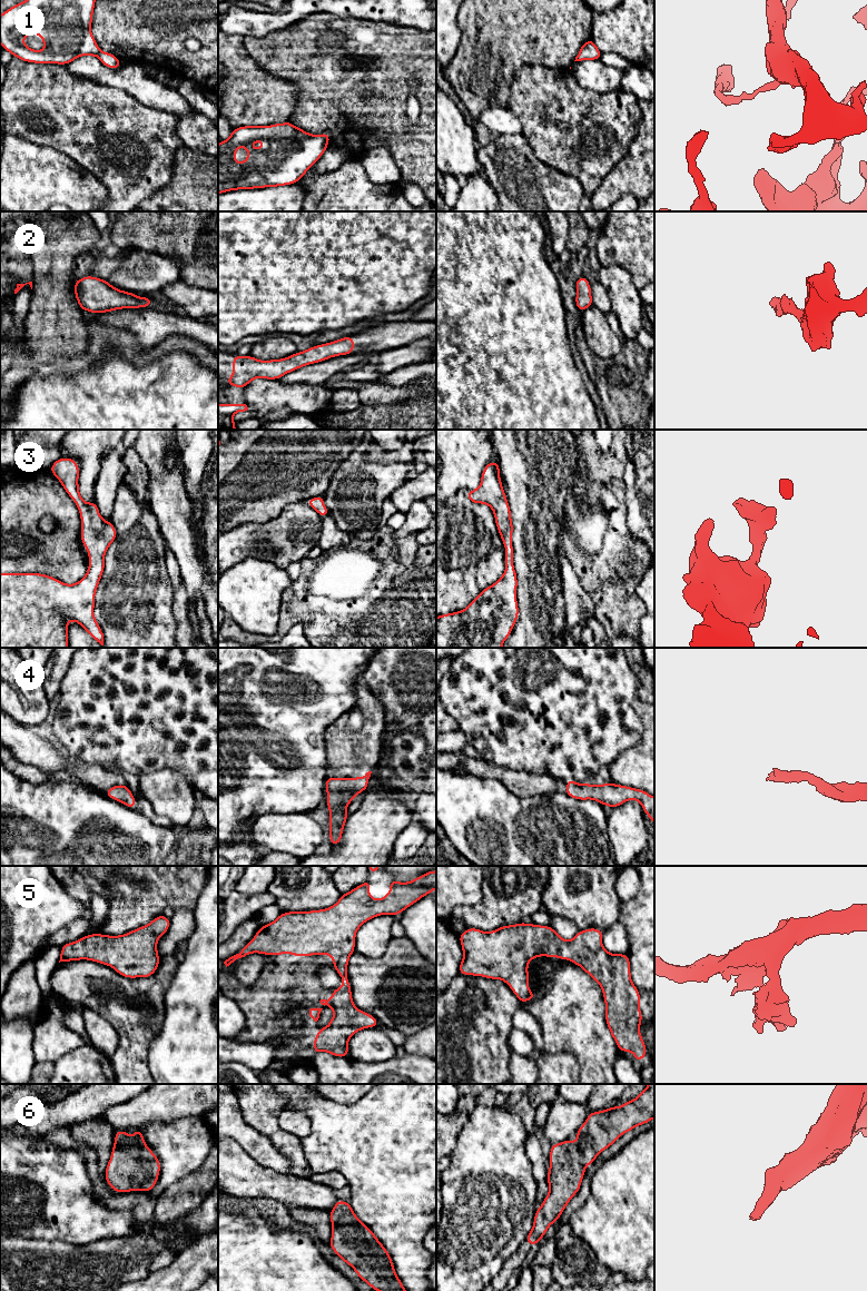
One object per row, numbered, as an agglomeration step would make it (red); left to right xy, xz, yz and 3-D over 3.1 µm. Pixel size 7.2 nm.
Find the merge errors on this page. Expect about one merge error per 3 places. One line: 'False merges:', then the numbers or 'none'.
False merges: none

